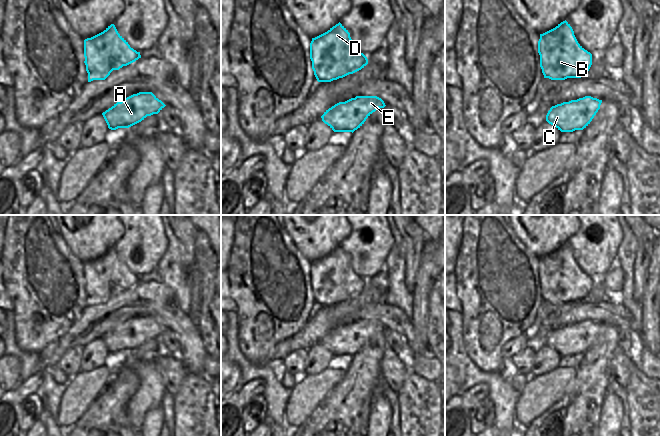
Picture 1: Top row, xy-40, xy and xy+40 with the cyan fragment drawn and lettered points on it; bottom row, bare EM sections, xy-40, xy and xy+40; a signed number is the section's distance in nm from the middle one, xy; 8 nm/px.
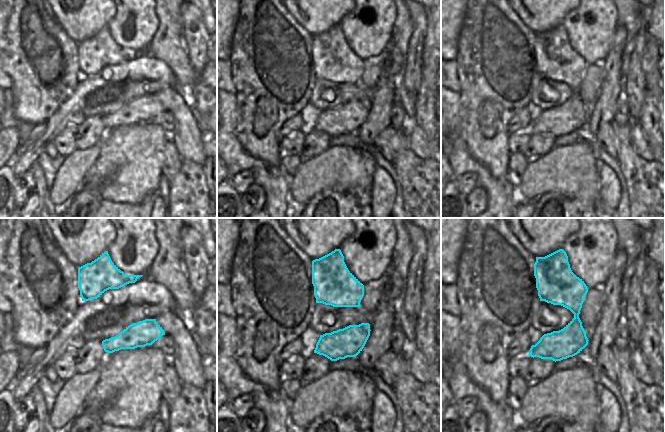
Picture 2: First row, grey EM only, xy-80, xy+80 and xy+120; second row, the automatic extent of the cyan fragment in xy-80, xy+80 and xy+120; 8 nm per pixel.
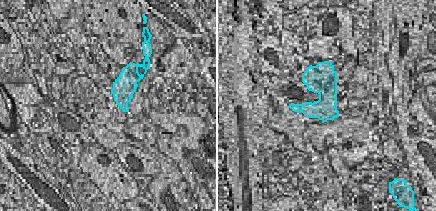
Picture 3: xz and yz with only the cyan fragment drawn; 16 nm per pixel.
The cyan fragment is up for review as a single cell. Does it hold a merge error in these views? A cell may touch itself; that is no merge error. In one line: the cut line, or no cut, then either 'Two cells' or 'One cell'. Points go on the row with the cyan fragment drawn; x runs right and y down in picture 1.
No split. One cell

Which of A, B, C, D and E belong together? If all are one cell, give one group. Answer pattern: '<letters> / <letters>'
A B C D E

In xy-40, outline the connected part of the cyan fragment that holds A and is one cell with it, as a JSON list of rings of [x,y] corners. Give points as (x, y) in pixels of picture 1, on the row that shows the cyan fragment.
[[[139,92],[117,102],[102,115],[108,128],[116,130],[129,128],[147,116],[158,114],[165,106],[152,92]]]

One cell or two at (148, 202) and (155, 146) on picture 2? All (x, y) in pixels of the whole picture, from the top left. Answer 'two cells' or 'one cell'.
two cells

